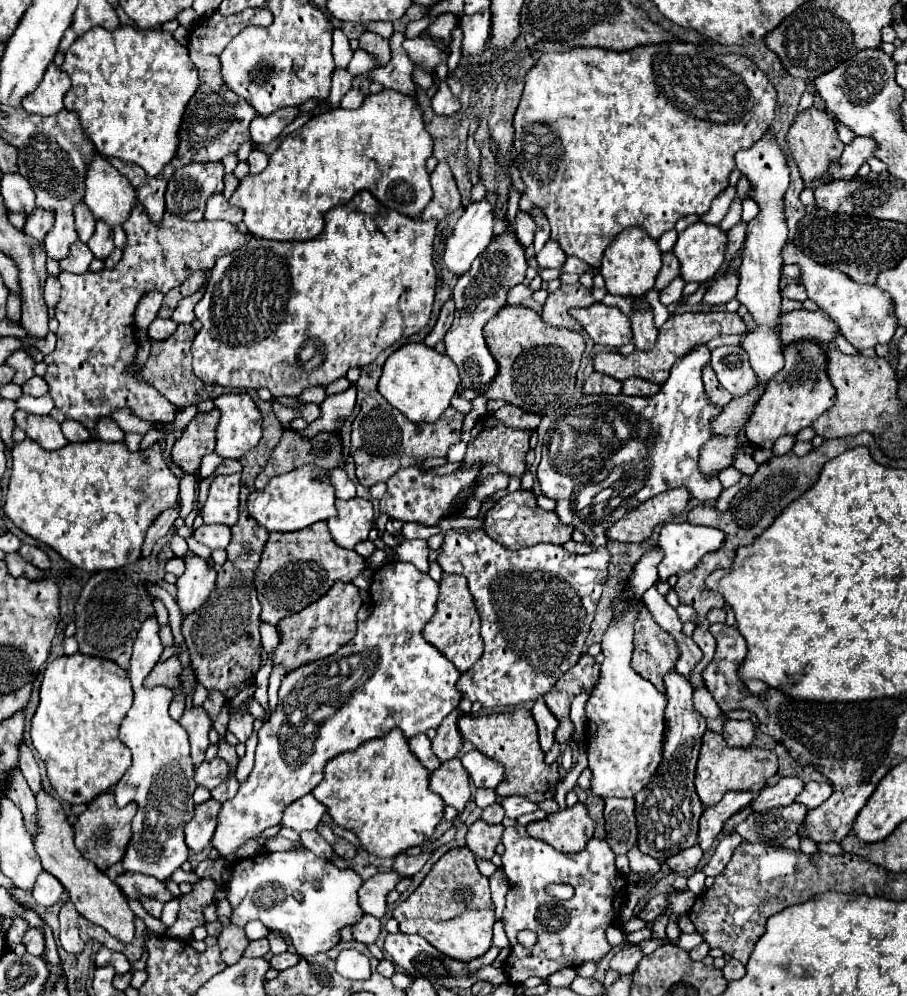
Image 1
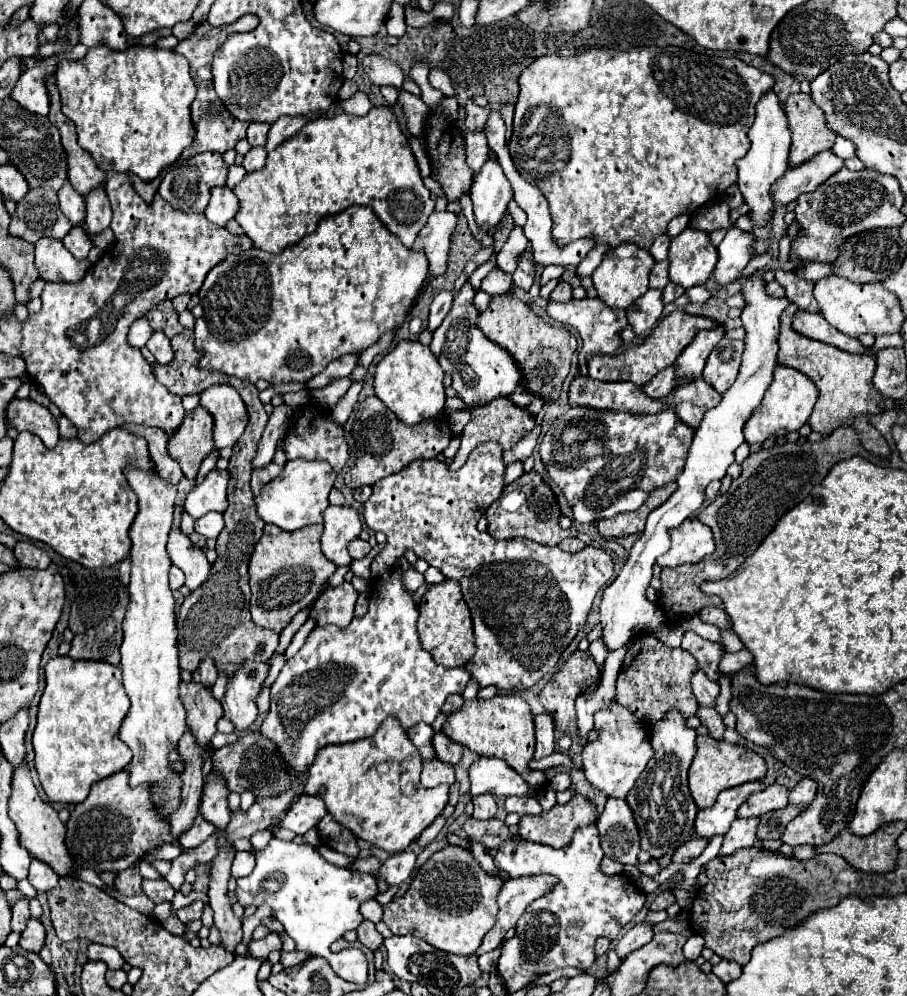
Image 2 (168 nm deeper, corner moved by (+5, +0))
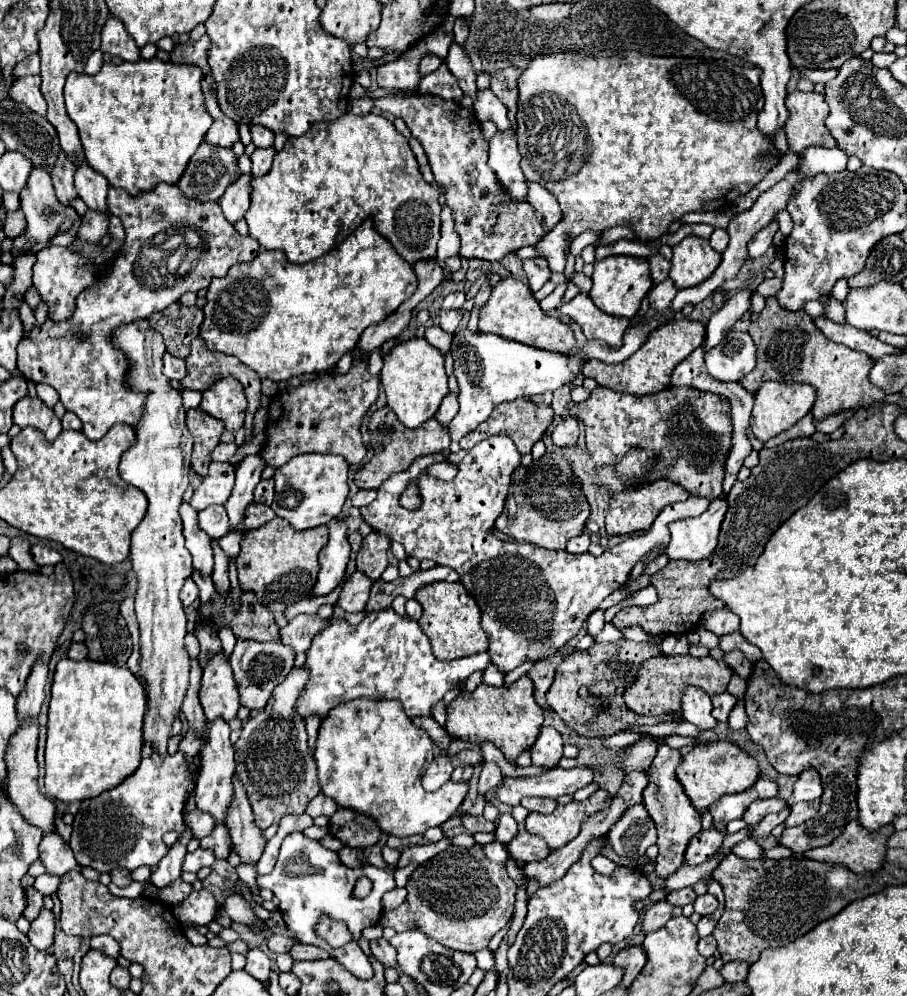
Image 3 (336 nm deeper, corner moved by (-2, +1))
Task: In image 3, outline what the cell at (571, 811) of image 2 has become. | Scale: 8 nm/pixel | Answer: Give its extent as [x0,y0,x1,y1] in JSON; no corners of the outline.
[526,788,612,850]

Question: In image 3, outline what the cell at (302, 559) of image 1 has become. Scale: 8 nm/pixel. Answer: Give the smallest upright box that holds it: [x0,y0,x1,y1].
[236,518,328,628]

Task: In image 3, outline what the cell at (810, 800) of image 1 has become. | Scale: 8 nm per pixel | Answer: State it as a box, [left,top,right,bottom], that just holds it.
[788,770,822,804]

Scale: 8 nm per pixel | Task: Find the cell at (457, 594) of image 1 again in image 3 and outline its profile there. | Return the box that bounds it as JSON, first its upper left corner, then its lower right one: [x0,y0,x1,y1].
[414,582,488,660]

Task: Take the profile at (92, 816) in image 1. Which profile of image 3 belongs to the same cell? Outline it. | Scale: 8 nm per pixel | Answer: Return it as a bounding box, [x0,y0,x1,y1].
[70,752,192,872]

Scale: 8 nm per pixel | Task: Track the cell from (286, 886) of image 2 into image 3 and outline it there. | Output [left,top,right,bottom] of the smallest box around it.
[256,832,396,980]

